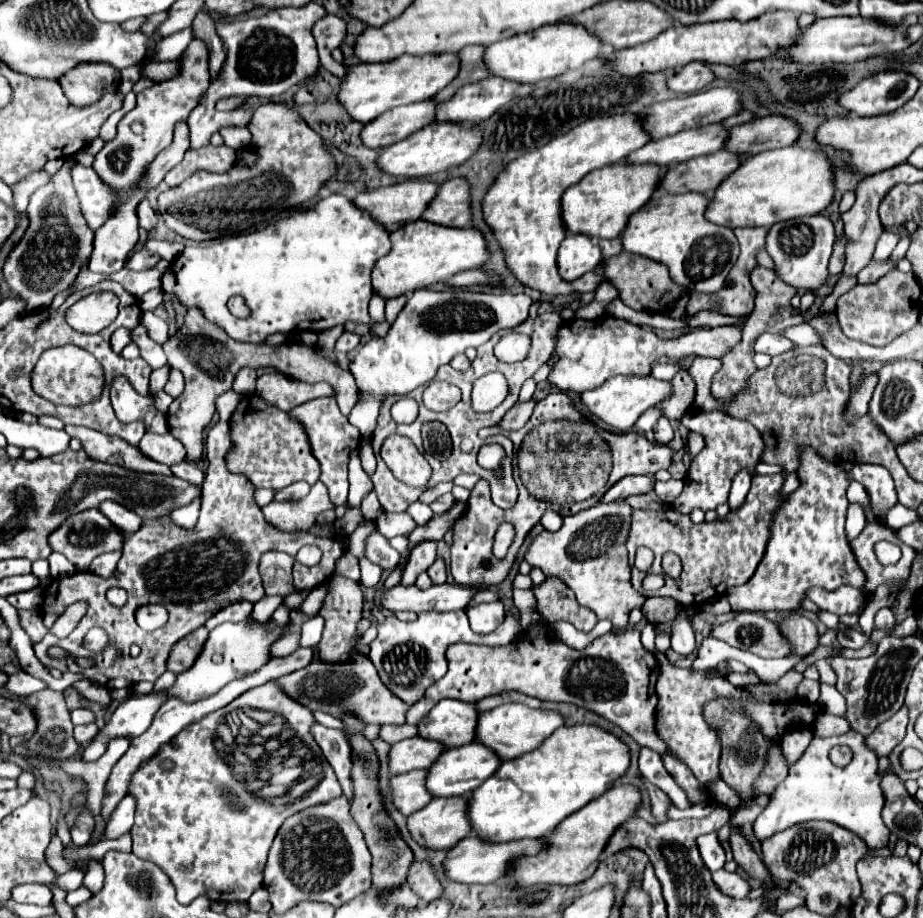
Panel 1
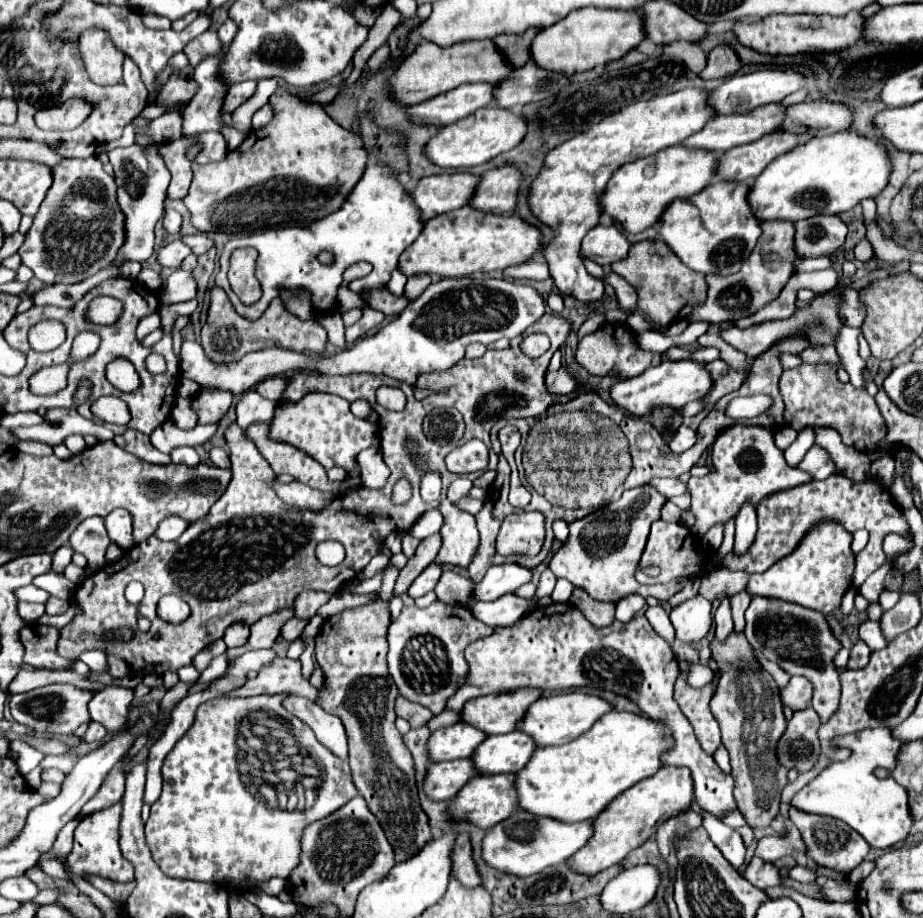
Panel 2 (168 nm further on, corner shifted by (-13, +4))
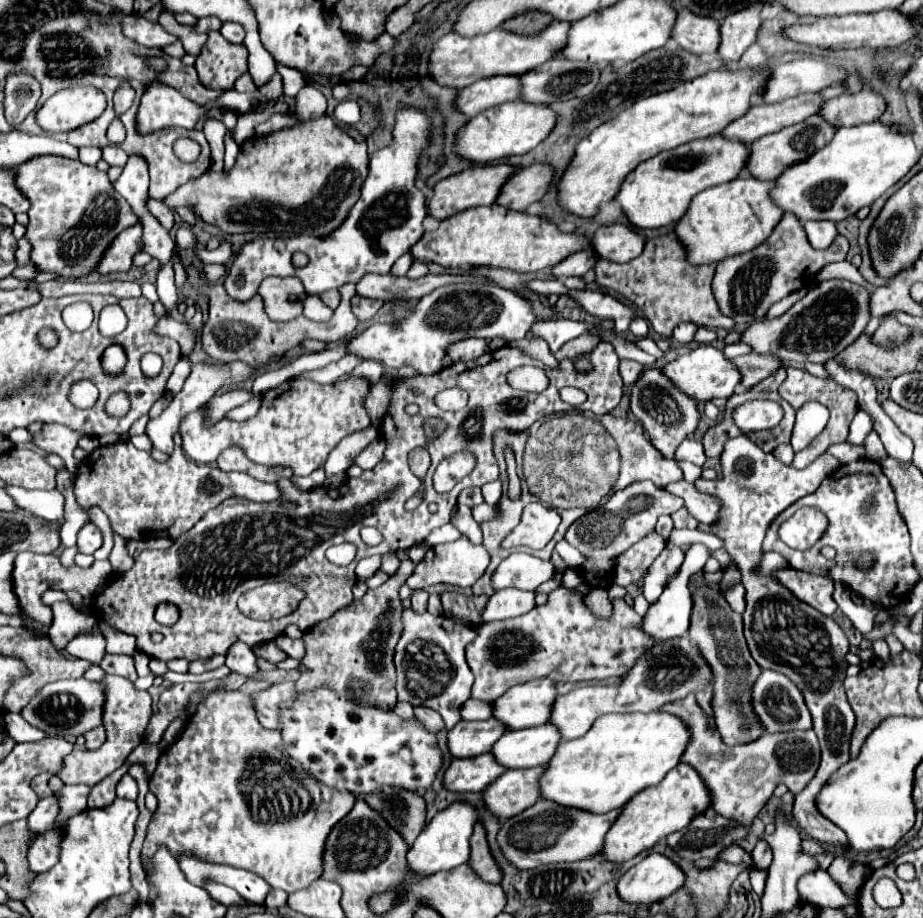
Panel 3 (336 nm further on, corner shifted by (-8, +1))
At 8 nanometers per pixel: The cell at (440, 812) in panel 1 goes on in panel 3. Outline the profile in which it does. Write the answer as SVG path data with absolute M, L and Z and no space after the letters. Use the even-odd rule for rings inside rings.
M546 767L508 769L490 787L482 791L484 809L498 821L506 821L520 811L532 807L540 799L538 777Z

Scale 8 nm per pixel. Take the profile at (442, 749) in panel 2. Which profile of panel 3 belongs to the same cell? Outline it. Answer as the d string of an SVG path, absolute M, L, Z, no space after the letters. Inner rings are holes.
M496 719L458 721L452 729L448 729L448 751L458 759L488 753L504 731L506 727Z

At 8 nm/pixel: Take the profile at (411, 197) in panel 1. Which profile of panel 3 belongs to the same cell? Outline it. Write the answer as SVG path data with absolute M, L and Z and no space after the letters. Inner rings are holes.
M484 165L484 167L470 167L456 175L450 175L442 181L438 181L432 187L432 197L428 197L428 215L434 219L446 219L456 215L458 211L480 207L480 205L492 205L498 197L500 187L504 181L516 171L512 165Z

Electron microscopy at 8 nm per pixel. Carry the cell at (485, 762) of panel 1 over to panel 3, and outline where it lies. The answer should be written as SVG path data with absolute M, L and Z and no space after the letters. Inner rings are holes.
M550 723L520 731L506 731L506 735L494 743L492 755L506 769L540 767L554 755L558 741L558 729Z

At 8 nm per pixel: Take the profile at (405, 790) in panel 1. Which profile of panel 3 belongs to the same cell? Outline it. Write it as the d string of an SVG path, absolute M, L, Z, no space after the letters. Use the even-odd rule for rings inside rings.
M490 753L474 759L452 759L450 767L444 771L444 787L452 793L484 791L504 771L506 767L498 765Z

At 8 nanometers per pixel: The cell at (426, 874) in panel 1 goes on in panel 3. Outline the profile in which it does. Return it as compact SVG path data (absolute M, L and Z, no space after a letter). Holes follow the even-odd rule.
M480 823L474 825L474 835L470 837L470 859L468 859L470 869L482 877L486 883L500 883L502 873L496 867L494 859L490 857L490 849L486 843L486 833Z

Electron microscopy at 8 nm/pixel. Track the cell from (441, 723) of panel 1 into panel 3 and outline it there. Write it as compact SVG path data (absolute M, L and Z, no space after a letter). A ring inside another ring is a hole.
M534 679L512 687L506 695L492 703L492 715L508 729L528 729L542 725L550 717L550 707L556 699L554 681Z

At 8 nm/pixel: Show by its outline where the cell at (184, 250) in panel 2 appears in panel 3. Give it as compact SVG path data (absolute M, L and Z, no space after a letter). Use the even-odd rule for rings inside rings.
M176 255L170 259L170 263L166 267L160 269L157 274L156 289L160 302L166 309L166 315L178 301L178 293L174 280L174 263L176 263Z

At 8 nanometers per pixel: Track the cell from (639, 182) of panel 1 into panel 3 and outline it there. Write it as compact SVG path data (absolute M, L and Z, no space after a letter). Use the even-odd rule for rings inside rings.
M720 135L696 139L642 161L630 175L626 175L618 197L614 199L620 203L628 223L636 229L658 229L672 225L686 213L694 195L708 187L736 179L744 169L746 159L748 147L740 141L728 141Z

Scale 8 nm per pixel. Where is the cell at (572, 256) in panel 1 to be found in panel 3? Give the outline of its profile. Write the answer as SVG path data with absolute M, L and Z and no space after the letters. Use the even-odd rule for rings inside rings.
M620 223L598 227L592 237L592 249L596 255L614 263L626 263L638 257L644 249L644 243L644 237L636 229Z

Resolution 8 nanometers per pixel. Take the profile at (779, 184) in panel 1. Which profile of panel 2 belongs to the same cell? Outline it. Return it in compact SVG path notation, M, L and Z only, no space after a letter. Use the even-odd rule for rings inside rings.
M843 130L825 138L813 138L805 146L799 146L779 156L771 166L765 168L761 176L755 178L749 204L755 216L759 216L761 220L783 218L783 220L797 222L803 218L811 218L815 214L843 214L853 210L861 200L879 196L889 182L889 174L891 174L891 158L887 148L881 142L865 138L857 132Z

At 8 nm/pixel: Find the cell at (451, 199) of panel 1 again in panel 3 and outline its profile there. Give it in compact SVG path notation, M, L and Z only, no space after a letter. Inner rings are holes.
M536 163L530 167L522 167L510 177L510 181L502 185L496 203L512 211L524 211L528 205L540 201L540 197L550 187L550 179L552 167L548 165Z

